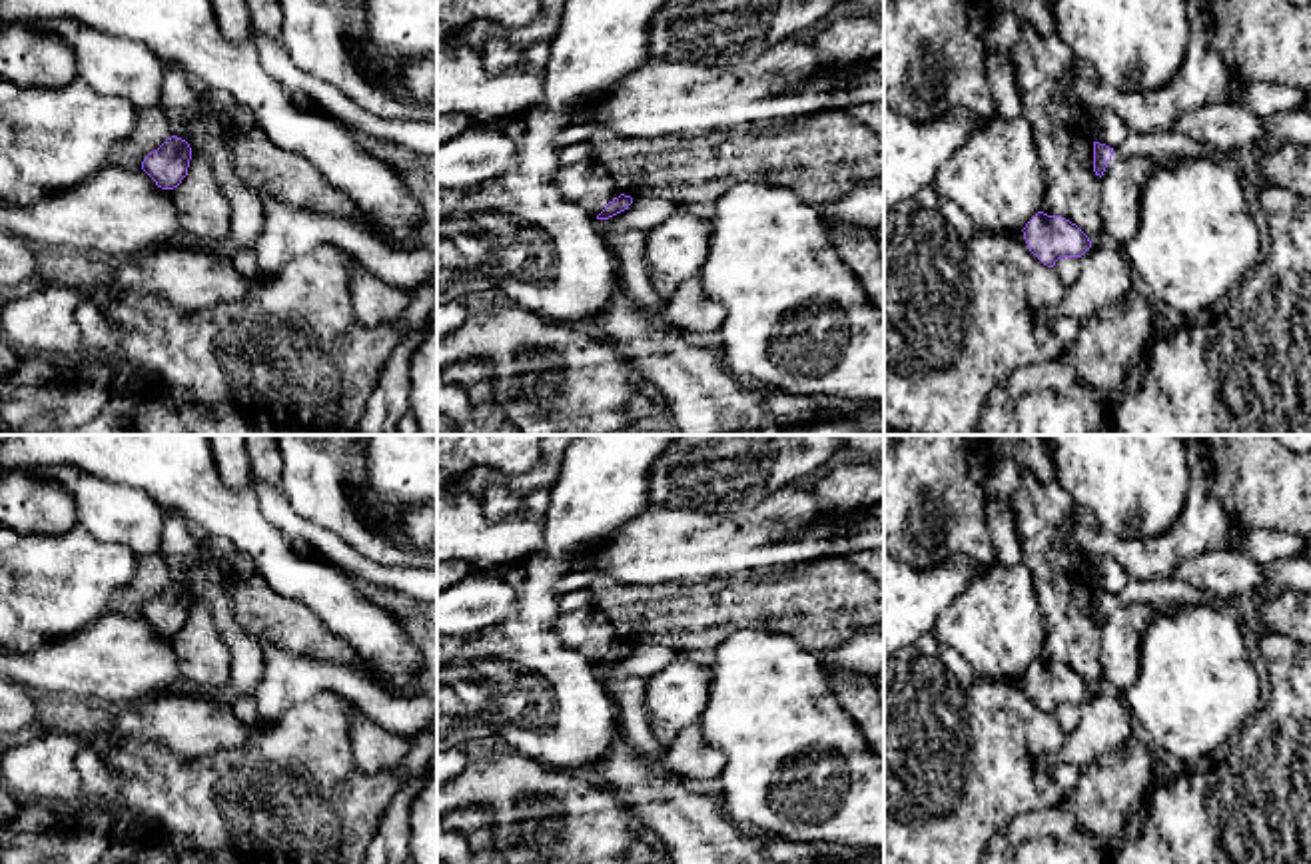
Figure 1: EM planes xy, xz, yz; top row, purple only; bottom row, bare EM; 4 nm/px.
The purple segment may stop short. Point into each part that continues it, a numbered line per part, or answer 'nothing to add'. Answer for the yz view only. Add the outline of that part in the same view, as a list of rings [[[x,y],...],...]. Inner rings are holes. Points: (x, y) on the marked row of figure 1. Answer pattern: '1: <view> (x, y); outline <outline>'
1: yz (1172, 144); outline [[[1175,130],[1161,132],[1161,134],[1131,132],[1119,148],[1113,148],[1113,156],[1107,162],[1107,166],[1127,158],[1147,158],[1151,162],[1203,158],[1219,164],[1231,164],[1241,172],[1247,170],[1247,164],[1249,164],[1249,152],[1217,150],[1217,148],[1199,144]]]

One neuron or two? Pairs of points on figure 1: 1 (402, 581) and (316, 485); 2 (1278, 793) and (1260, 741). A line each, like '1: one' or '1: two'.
1: two
2: one

